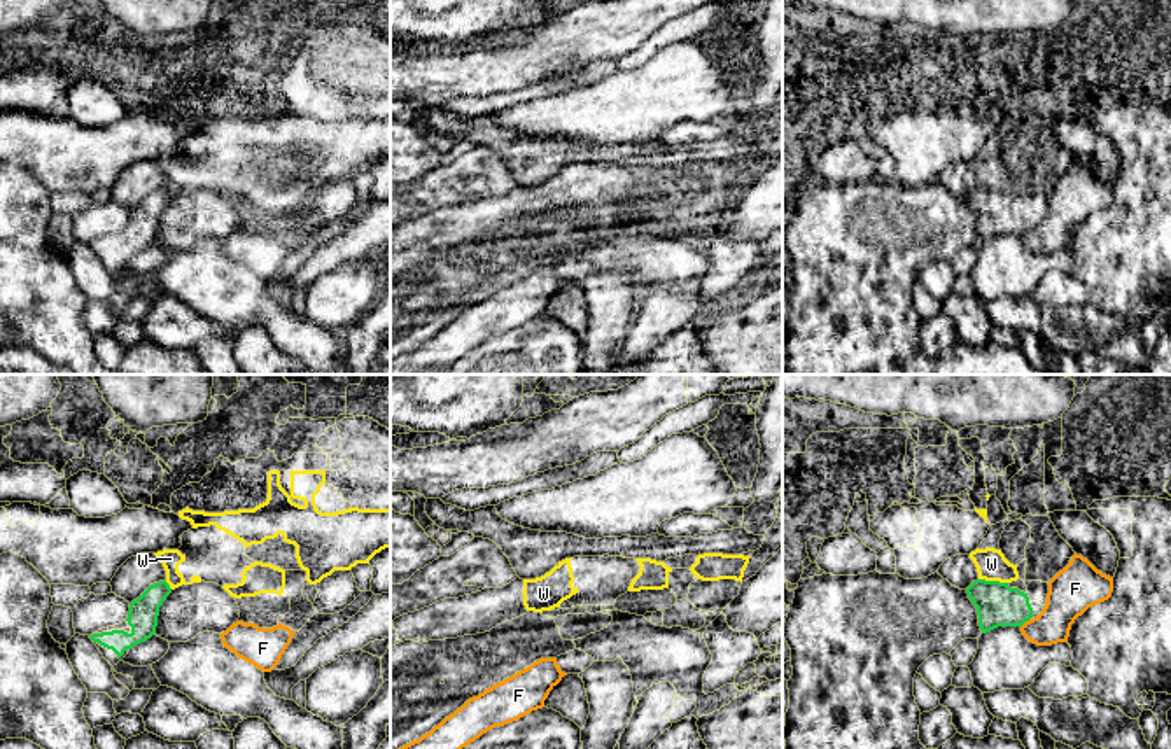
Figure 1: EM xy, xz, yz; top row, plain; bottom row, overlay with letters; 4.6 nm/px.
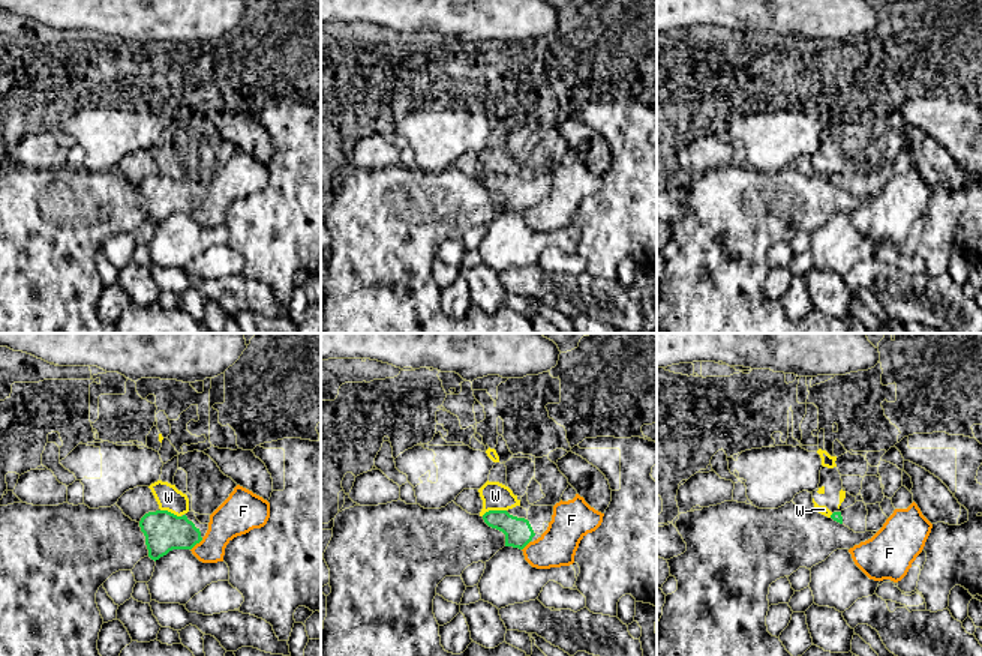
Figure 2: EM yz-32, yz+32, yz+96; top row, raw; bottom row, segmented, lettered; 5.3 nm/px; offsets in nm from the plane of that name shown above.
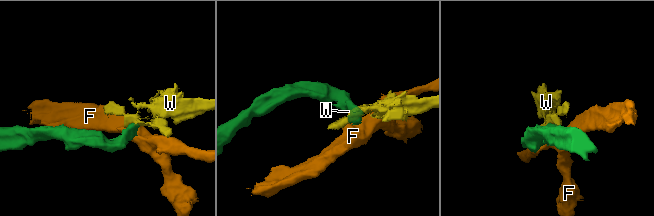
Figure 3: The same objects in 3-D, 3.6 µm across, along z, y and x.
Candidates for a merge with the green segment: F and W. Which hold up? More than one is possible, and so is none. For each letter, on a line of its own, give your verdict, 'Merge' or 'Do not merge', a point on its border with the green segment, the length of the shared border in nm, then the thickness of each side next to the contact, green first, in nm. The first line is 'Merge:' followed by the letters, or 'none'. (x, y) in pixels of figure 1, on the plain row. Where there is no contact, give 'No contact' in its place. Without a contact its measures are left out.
Merge: none
F: Do not merge. Touches green at yz (1024, 230). Shared border 60 nm. Thickness 200 nm (green) against 200 nm
W: Do not merge. Touches green at yz (993, 189). Shared border 140 nm. Thickness 200 nm (green) against 140 nm

